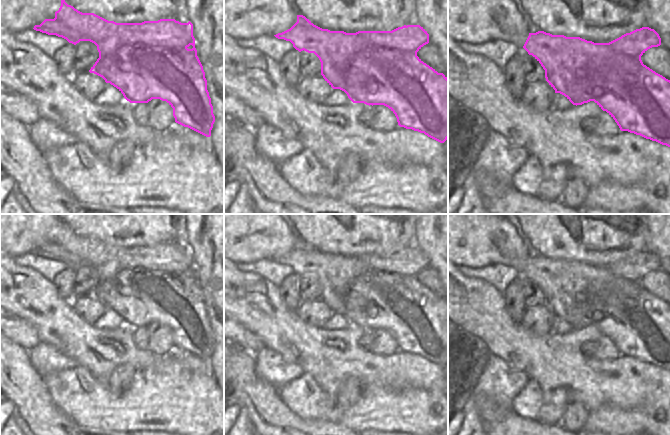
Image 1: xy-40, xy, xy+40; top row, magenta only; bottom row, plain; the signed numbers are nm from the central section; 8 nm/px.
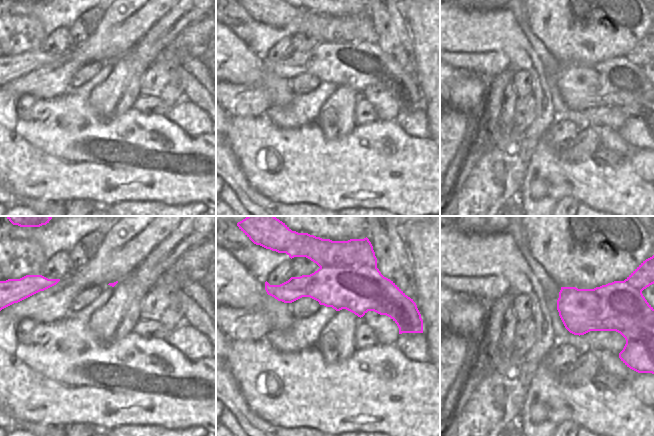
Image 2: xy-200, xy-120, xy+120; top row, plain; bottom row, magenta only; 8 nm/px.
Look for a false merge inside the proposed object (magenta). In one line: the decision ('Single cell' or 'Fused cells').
Fused cells

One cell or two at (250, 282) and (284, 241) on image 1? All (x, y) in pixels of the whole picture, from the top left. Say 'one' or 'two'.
two

